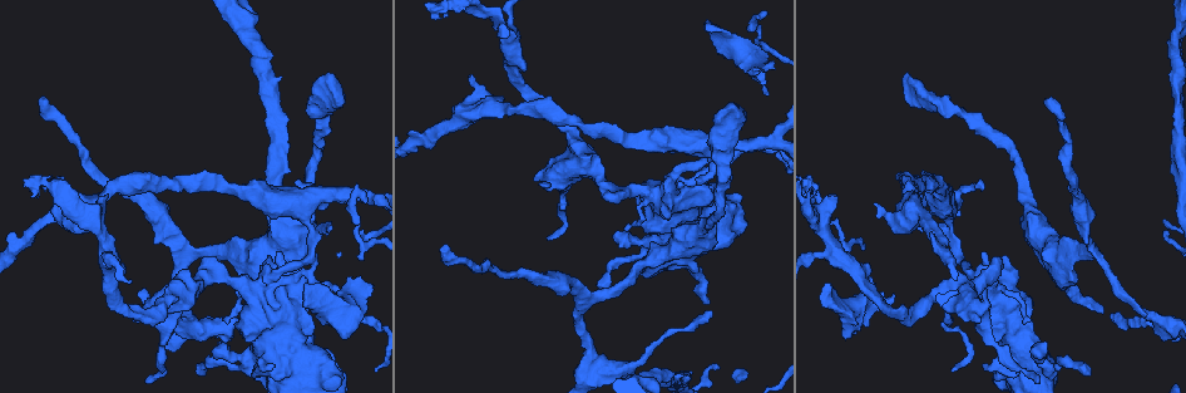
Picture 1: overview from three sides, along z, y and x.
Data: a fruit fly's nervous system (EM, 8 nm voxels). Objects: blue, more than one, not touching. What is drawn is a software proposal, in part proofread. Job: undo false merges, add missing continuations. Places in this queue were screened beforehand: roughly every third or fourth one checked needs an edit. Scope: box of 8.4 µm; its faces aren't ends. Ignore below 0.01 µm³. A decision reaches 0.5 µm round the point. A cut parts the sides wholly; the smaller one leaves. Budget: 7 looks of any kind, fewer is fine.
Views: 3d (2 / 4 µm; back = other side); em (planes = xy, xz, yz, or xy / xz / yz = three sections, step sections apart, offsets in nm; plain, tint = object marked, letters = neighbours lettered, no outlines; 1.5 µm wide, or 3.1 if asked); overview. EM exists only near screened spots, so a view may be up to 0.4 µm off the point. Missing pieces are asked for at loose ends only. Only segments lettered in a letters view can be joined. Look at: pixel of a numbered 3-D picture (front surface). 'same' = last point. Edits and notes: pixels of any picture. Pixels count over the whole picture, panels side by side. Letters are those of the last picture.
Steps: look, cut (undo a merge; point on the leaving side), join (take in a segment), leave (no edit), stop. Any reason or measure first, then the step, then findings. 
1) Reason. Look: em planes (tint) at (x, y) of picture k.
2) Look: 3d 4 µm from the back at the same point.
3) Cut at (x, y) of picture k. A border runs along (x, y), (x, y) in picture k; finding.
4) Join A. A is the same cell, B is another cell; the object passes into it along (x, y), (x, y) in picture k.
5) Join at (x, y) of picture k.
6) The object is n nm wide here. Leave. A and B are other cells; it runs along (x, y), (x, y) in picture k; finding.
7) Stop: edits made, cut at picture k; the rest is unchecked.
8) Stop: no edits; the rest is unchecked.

Look: 3d 2 µm at (162, 346) of picture 1.

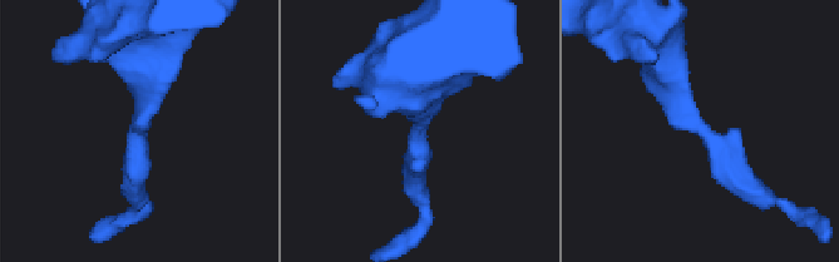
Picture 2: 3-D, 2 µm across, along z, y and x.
Shape alone is not enough. Look: em planes (plain) at (414, 131) of picture 2.

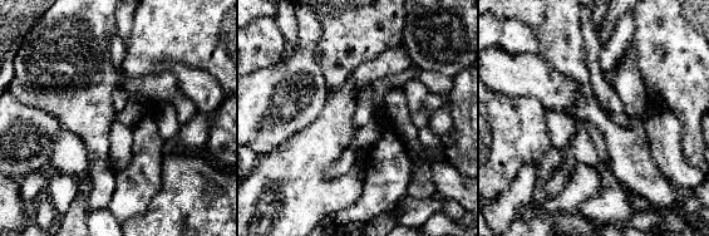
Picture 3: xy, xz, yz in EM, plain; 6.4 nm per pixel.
See the neighbours. Look: em planes (letters) at the same point.

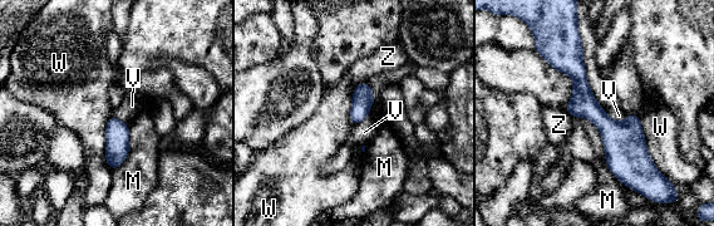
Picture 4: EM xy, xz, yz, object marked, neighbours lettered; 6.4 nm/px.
The object is 140 nm wide here; the longest contact is with W, 420 nm. Leave. M, V, W and Z are other cells; all the same neuron.

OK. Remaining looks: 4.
Branch stops here. Look: em xz step 8 (letters) at (715, 369) of picture 1.

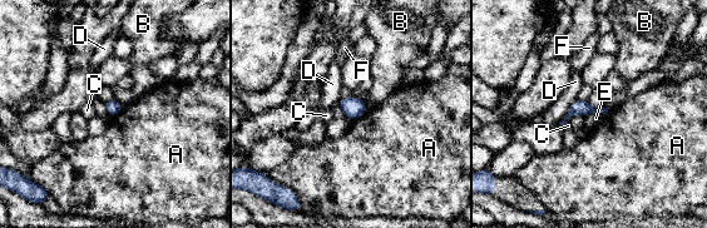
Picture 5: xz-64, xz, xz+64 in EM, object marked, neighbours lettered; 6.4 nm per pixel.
Look: em planes (letters) at the same point.

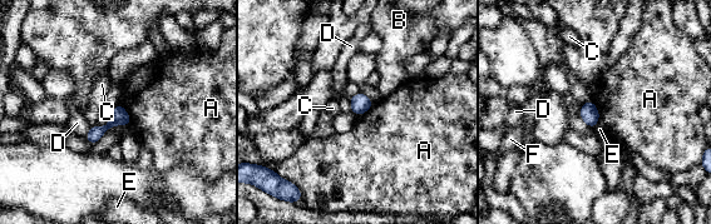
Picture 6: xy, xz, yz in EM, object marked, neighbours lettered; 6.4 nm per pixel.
Leave. A, B, C, D, E and F are other cells; a border runs along (128, 128), (115, 124), (110, 129) in picture 6; none of them fits.

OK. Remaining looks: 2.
An open end. Look: em xz step 8 (letters) at (705, 29) of picture 1.

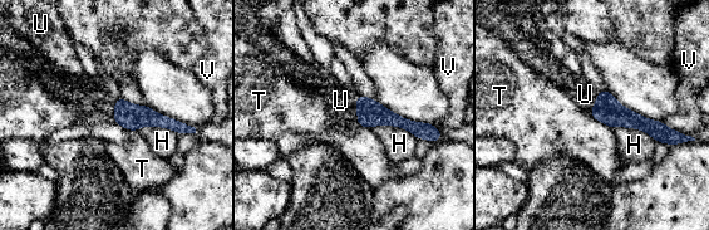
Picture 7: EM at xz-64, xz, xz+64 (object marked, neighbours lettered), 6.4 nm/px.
Look: em xy step 4 (letters) at the same point.

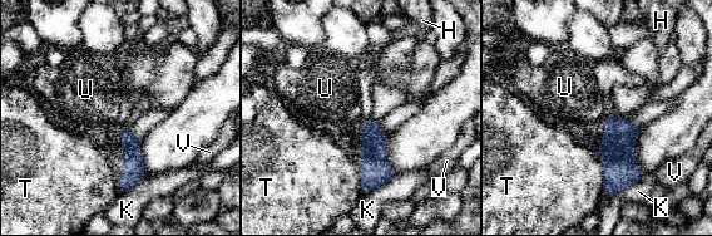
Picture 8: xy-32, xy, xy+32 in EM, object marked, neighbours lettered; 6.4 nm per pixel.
Join U. U is the same cell, H, K, T and V are other cells; the object passes into it along (133, 171), (123, 161), (103, 128) in picture 8; the neuron continues.

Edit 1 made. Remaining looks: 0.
Stop: edits made, join at picture 8; the rest is unchecked.

